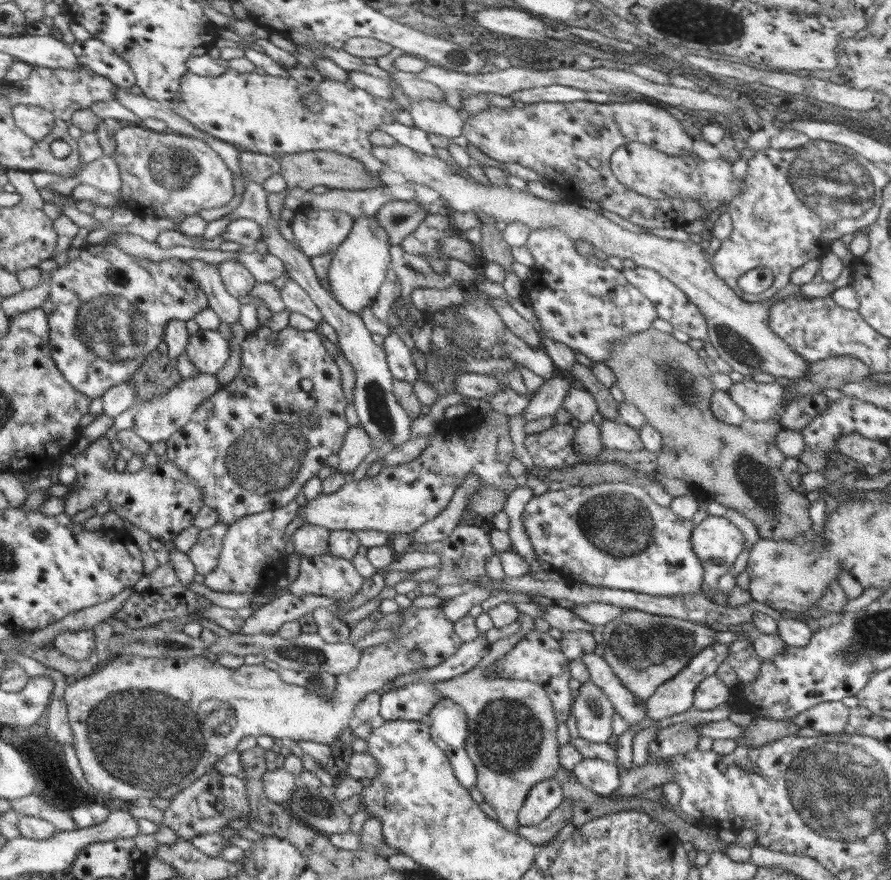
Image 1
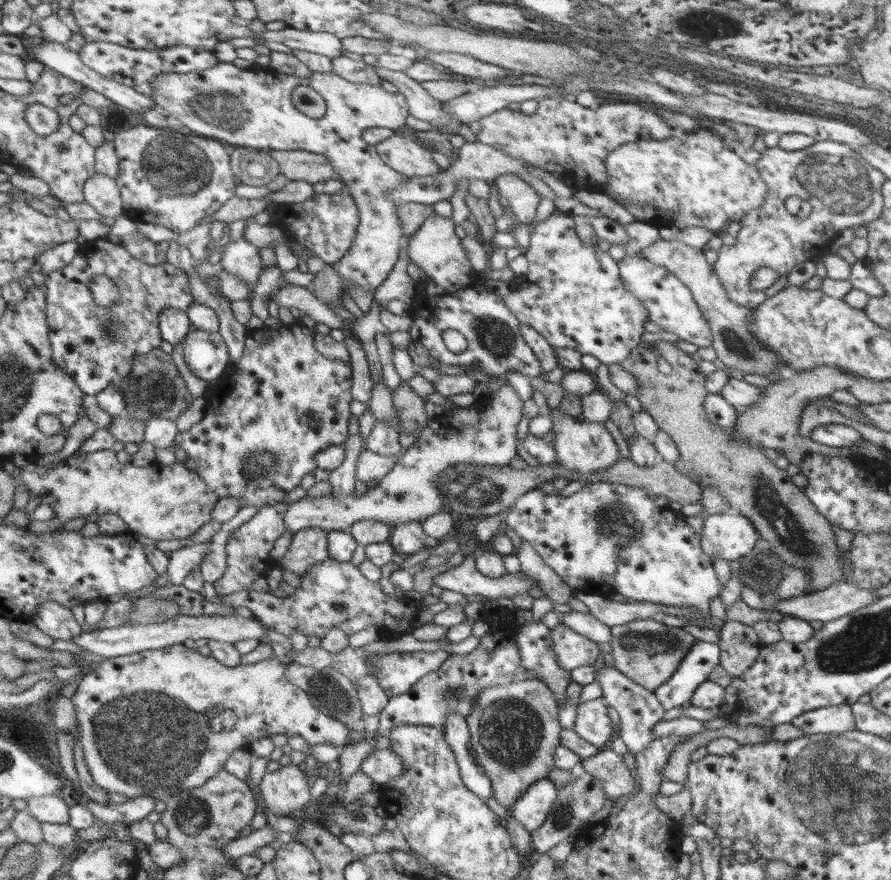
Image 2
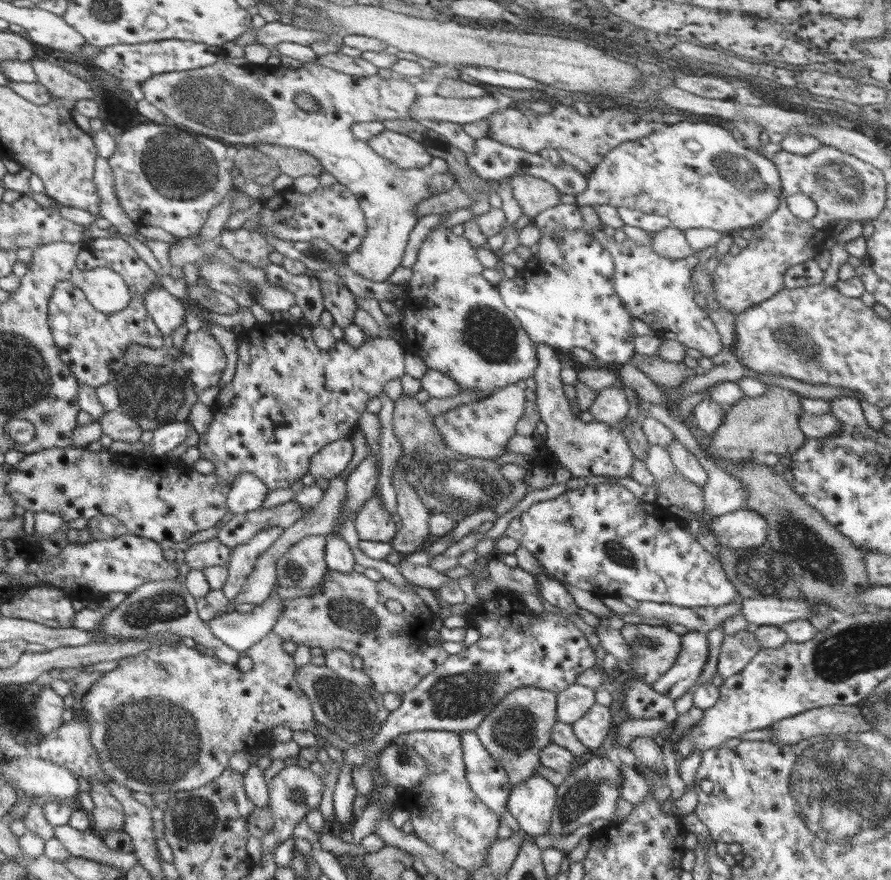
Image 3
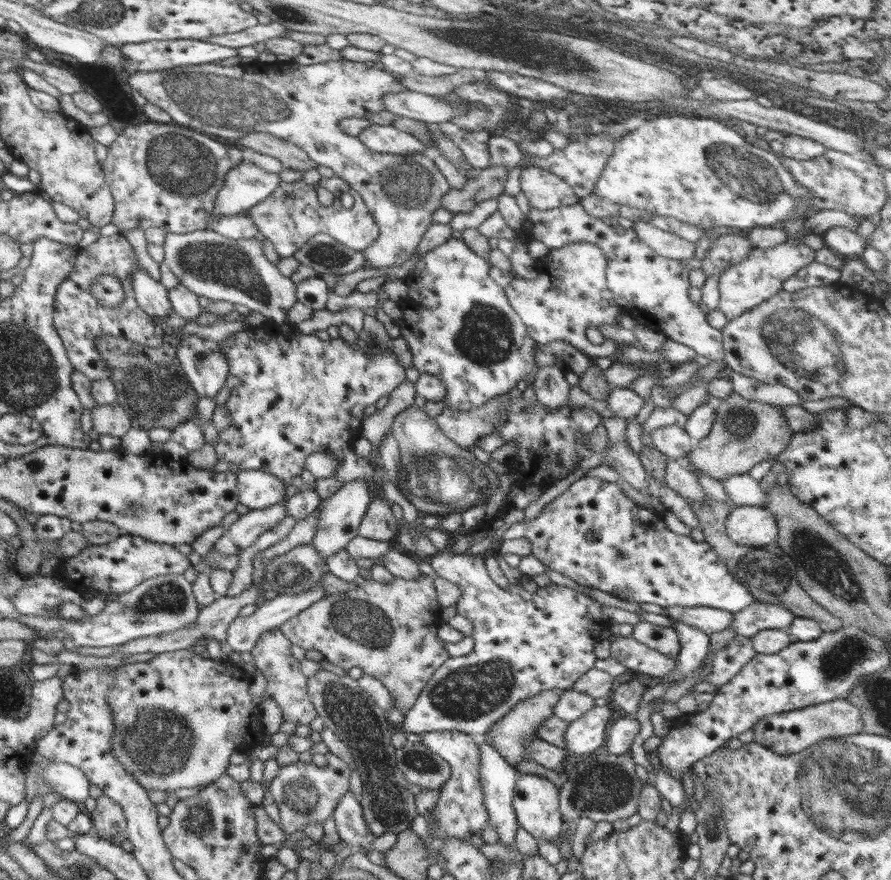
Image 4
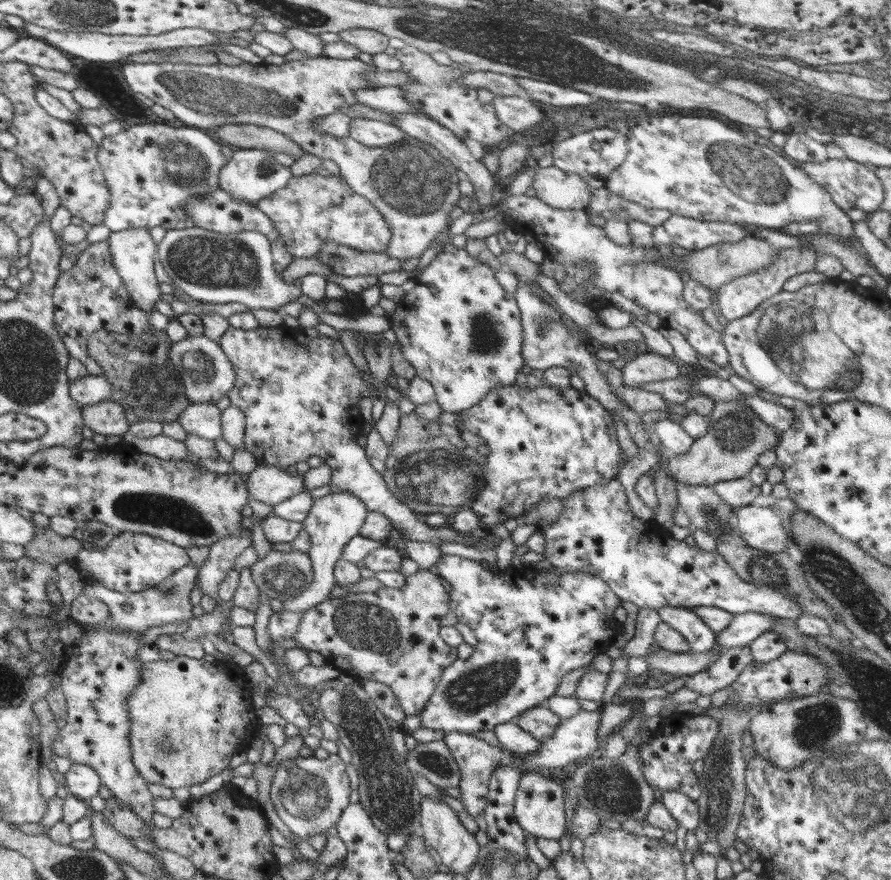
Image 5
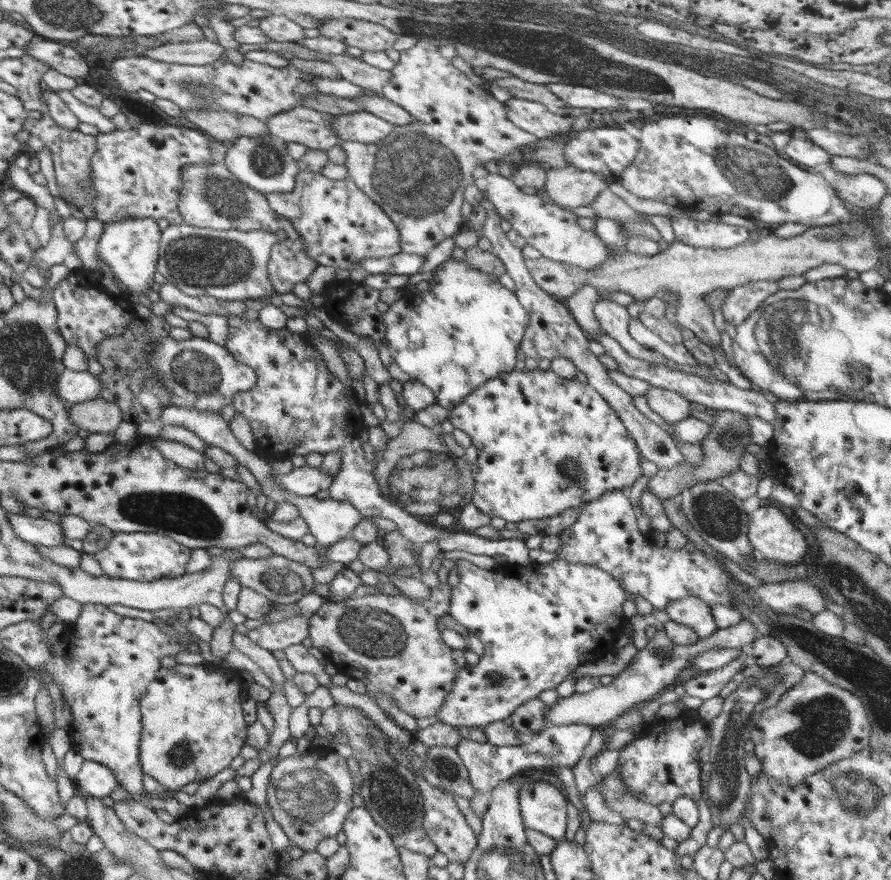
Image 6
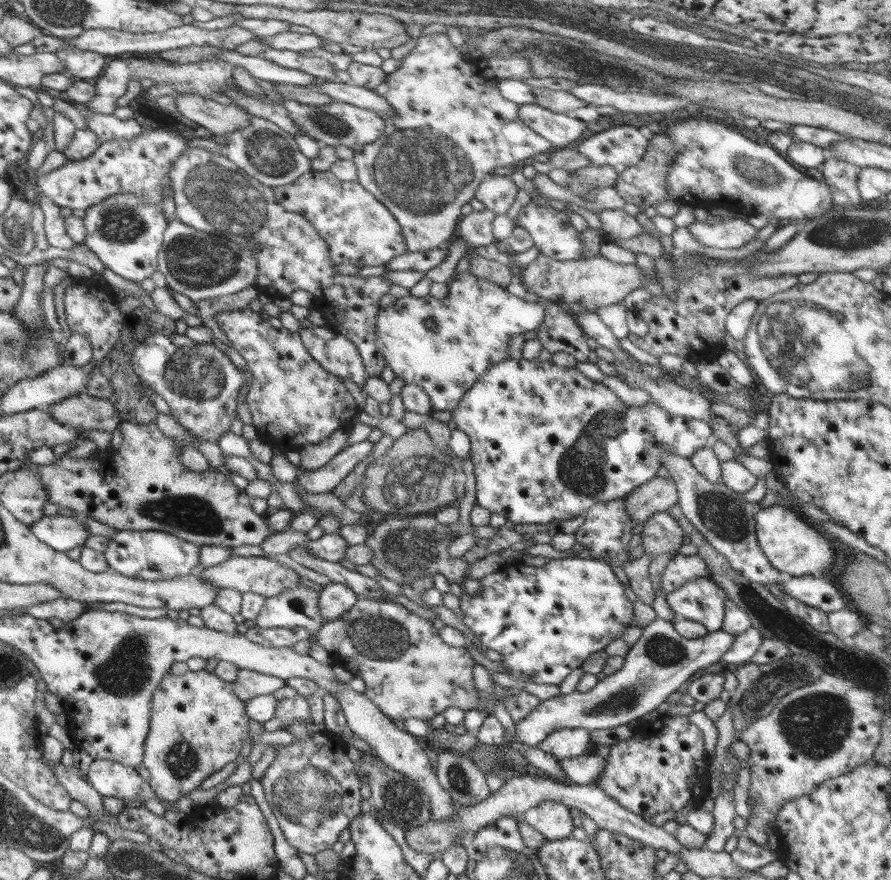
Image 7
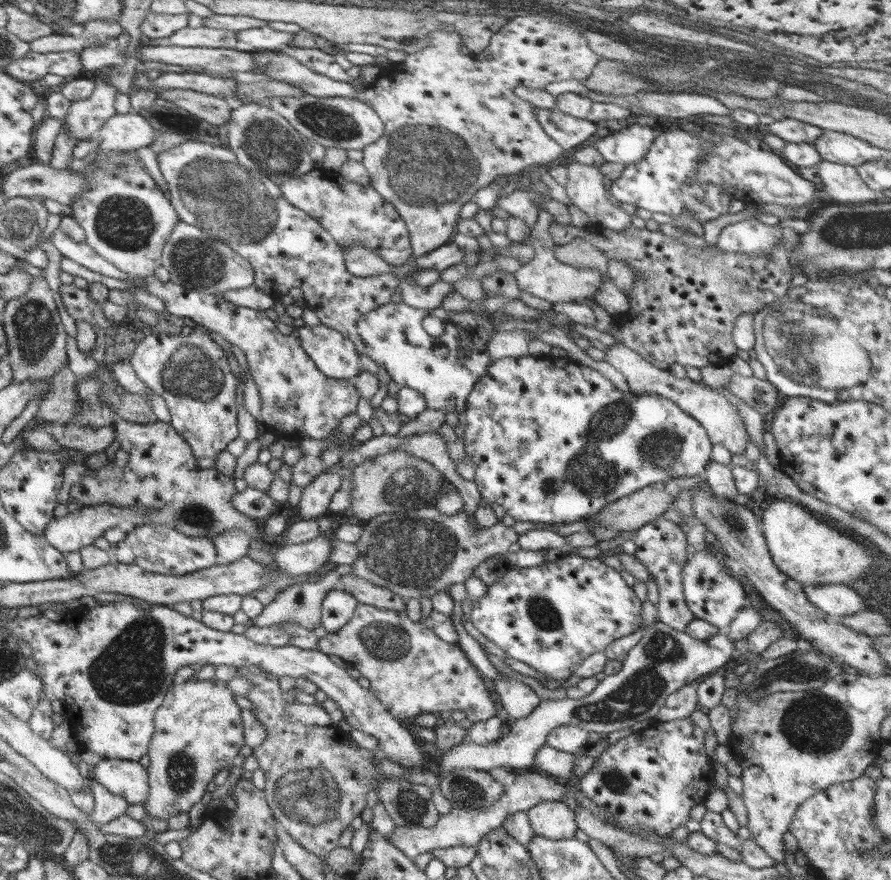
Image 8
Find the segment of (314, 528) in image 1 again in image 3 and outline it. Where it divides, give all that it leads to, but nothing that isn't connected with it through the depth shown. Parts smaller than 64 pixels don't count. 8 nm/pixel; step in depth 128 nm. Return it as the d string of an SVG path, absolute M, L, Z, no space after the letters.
M310 535L292 545L275 564L276 584L294 588L318 586L327 569L326 539L327 535Z

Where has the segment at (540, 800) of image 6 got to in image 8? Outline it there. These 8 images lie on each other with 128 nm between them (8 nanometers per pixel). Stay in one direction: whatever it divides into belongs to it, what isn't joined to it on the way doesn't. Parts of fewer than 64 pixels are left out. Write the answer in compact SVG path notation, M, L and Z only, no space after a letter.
M546 800L528 808L527 815L535 834L551 842L575 838L578 830L575 813L563 801Z

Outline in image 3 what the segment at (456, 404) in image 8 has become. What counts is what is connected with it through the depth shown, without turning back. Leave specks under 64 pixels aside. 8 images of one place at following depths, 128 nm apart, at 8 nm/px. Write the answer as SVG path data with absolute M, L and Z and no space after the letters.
M440 218L438 225L434 230L426 236L426 239L422 244L420 244L420 249L418 250L418 260L416 264L411 268L414 274L412 278L407 282L405 289L405 302L401 309L401 314L404 317L404 324L398 328L398 331L402 333L404 338L403 347L407 352L412 352L424 360L428 369L438 370L442 372L445 376L452 378L462 390L464 389L482 389L488 391L488 394L508 386L510 384L516 384L518 381L532 378L535 376L535 371L537 370L537 352L536 346L532 339L528 336L528 333L524 330L524 327L519 323L518 318L508 309L499 294L499 288L496 285L490 284L482 277L482 272L484 268L480 265L477 260L475 249L470 245L470 242L463 238L463 236L456 236L453 234L450 228L446 228L445 220Z

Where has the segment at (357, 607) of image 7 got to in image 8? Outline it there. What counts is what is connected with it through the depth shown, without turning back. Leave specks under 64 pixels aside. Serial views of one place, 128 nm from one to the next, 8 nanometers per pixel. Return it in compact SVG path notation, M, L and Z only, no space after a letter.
M359 603L344 626L319 639L317 649L324 654L334 654L356 668L370 682L368 689L381 700L384 709L400 722L422 714L438 716L444 711L466 713L467 724L486 721L501 714L488 690L489 682L484 680L482 673L466 657L460 646L438 638L430 625L412 621L406 611L380 609Z

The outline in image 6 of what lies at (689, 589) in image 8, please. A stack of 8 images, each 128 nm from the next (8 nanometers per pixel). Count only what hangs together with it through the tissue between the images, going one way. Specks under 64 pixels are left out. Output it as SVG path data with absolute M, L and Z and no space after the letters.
M688 596L682 600L670 602L664 610L670 620L692 628L699 640L708 640L716 632L717 626L710 612L710 606L698 597Z

